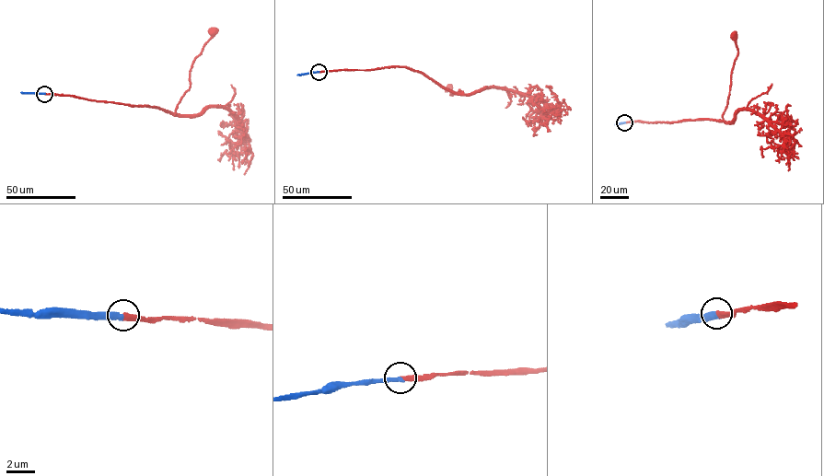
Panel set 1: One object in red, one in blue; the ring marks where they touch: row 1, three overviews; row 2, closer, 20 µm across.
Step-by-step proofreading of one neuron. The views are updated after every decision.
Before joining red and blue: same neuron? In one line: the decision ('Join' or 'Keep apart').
Join

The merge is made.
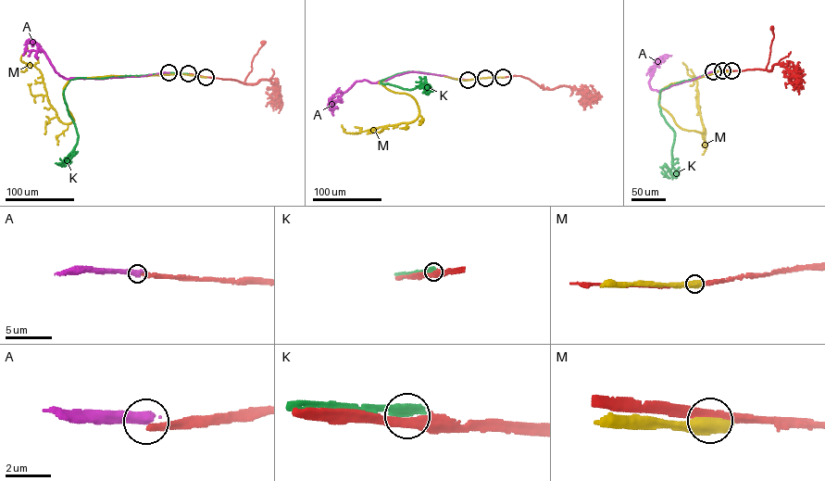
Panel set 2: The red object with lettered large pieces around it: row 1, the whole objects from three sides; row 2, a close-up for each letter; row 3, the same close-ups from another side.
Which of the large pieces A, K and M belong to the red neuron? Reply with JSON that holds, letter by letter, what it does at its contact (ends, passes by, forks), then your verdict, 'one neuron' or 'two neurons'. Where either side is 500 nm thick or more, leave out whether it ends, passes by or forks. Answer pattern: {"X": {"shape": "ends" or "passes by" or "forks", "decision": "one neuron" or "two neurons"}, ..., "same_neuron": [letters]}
{"A": {"decision": "two neurons"}, "K": {"shape": "ends", "decision": "two neurons"}, "M": {"decision": "two neurons"}, "same_neuron": []}

